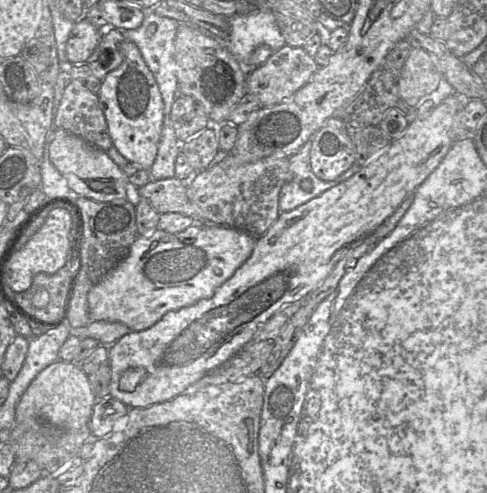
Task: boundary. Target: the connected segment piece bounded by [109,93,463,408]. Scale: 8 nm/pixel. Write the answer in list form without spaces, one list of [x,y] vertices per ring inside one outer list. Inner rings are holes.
[[[456,93],[443,100],[425,118],[410,119],[405,132],[393,140],[390,145],[378,154],[369,163],[363,166],[356,174],[348,180],[325,191],[318,197],[299,206],[289,212],[281,212],[275,223],[268,231],[256,238],[254,249],[250,257],[237,269],[234,275],[217,289],[214,295],[208,299],[201,300],[191,306],[167,312],[155,325],[142,331],[132,331],[124,335],[117,342],[109,346],[109,365],[111,368],[111,381],[109,385],[110,397],[115,398],[129,408],[148,407],[173,399],[184,393],[192,384],[201,380],[205,375],[224,365],[230,358],[236,355],[279,310],[288,305],[298,305],[312,293],[331,273],[335,265],[350,246],[357,243],[363,237],[371,235],[389,216],[391,216],[402,202],[435,170],[452,146],[451,129],[456,114],[463,107],[463,99]]]

